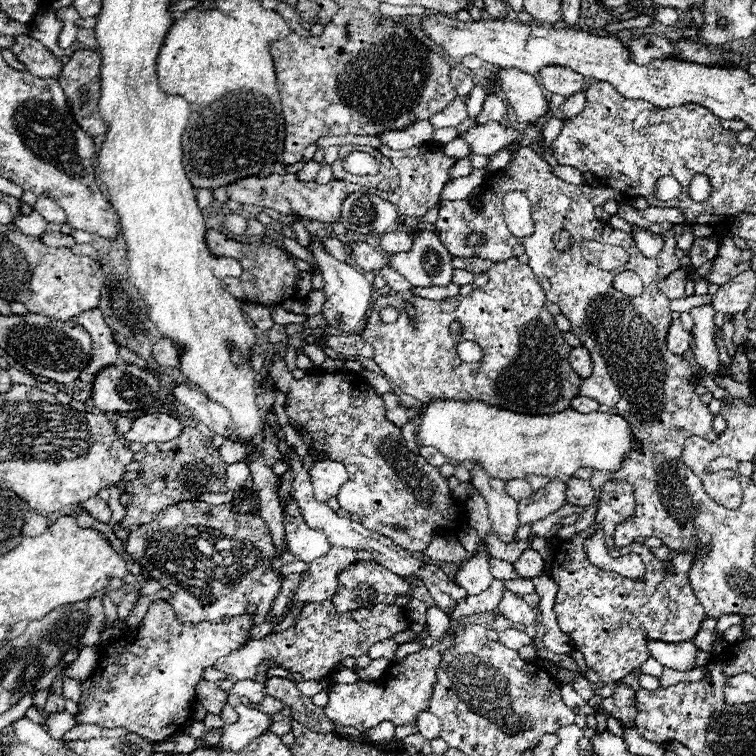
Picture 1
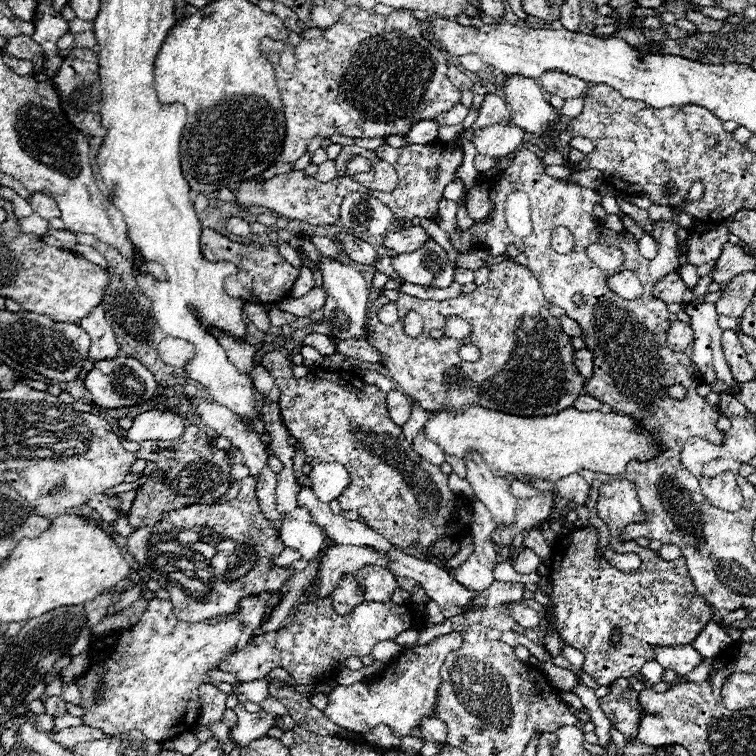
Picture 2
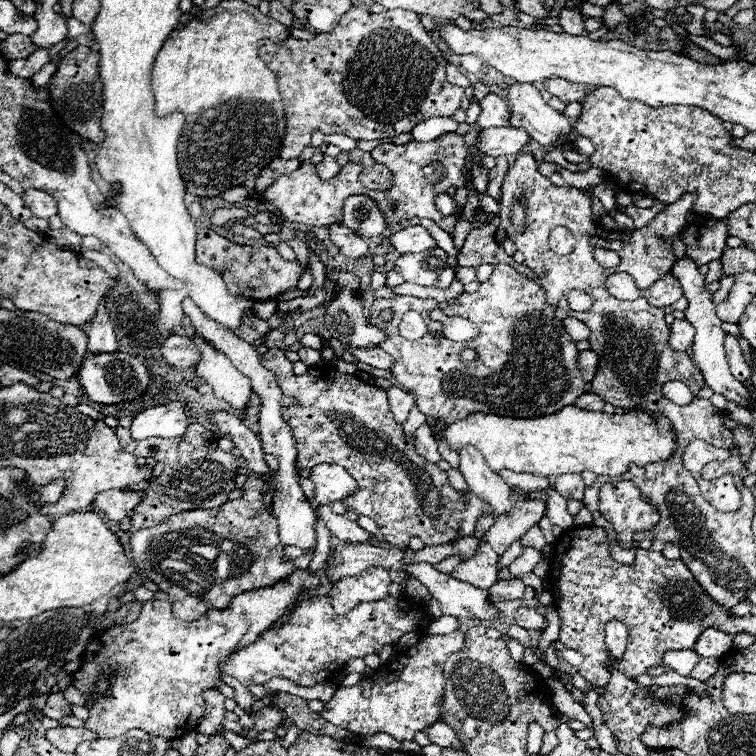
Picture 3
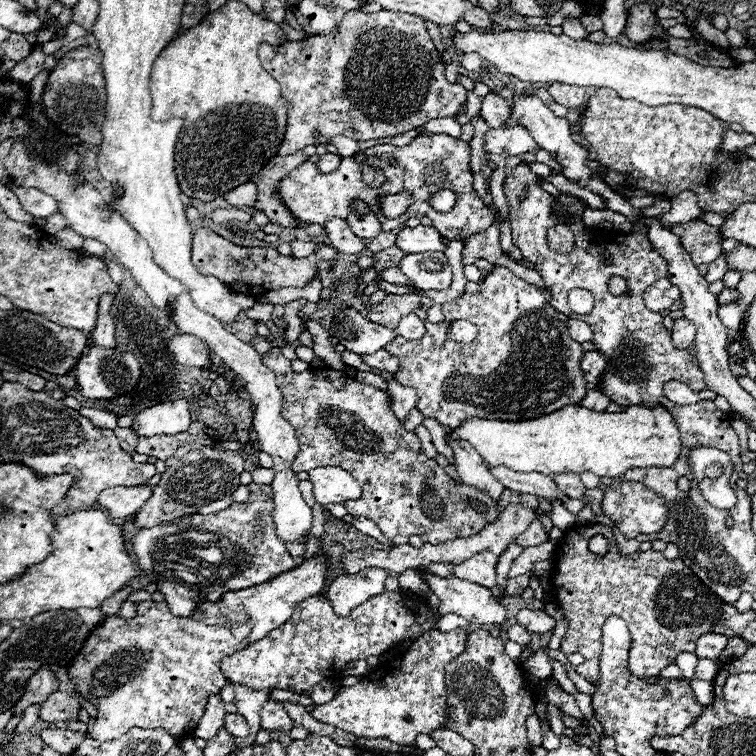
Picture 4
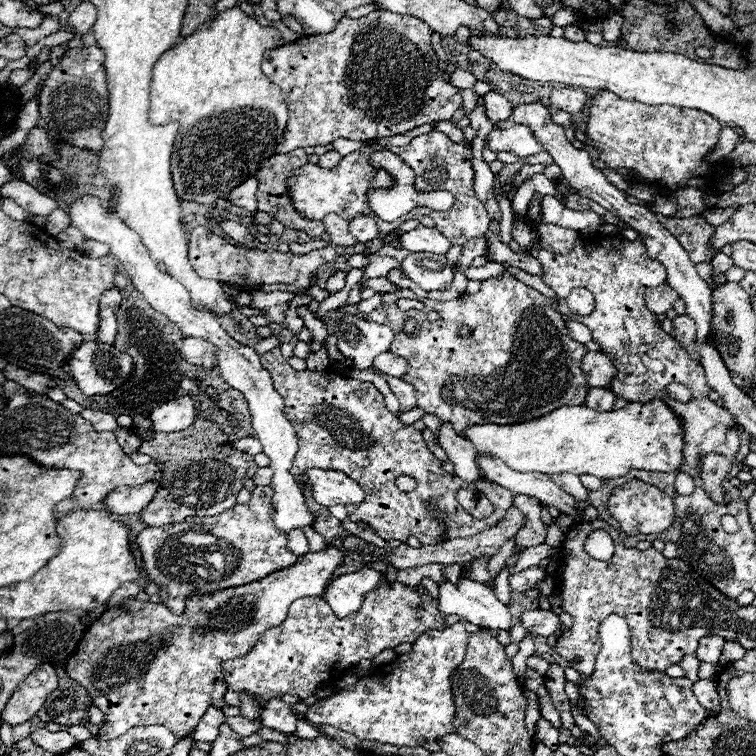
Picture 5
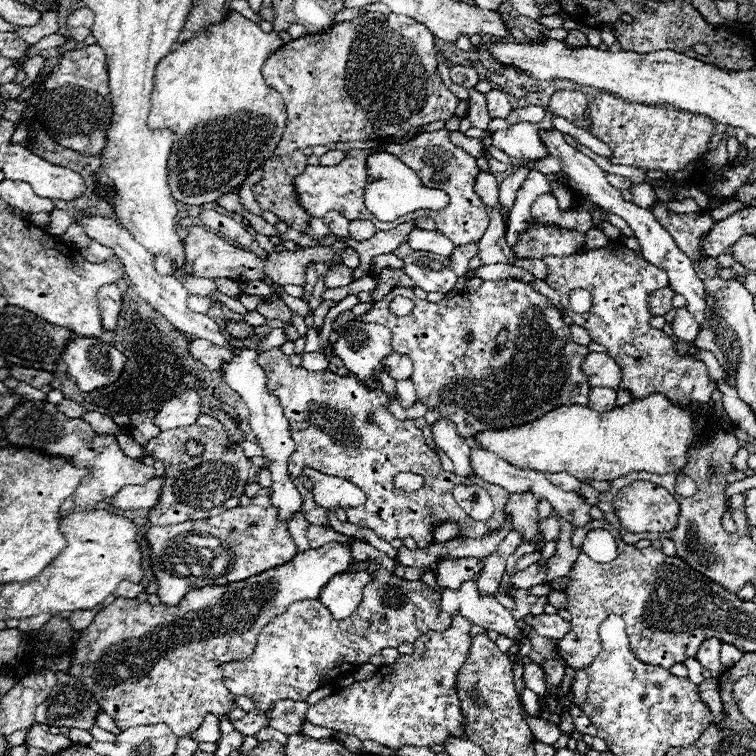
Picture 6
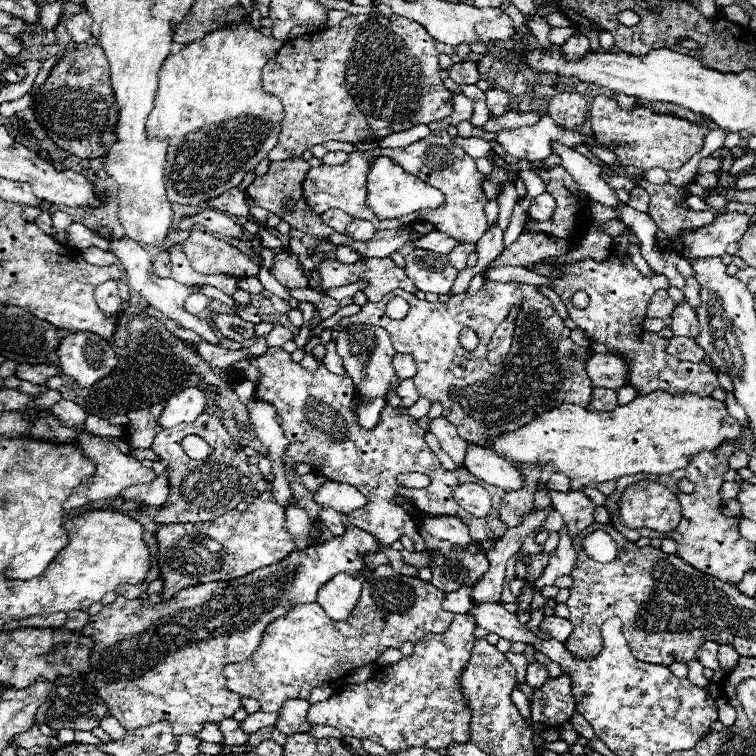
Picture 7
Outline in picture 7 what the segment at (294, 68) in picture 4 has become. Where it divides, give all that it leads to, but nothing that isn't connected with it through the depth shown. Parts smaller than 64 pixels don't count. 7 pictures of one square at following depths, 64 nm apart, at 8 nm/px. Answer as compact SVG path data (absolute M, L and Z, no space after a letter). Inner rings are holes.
M382 14L366 15L350 15L346 16L338 26L332 26L328 30L316 32L316 34L305 34L298 38L290 39L276 54L276 58L268 60L266 66L262 68L262 86L266 94L276 94L276 98L280 98L282 106L284 106L284 122L280 124L280 136L278 136L278 144L276 148L268 154L268 158L272 162L280 162L280 160L288 160L288 158L298 158L302 156L306 150L310 150L314 144L324 144L328 140L336 140L336 142L350 142L350 144L358 144L358 142L372 142L378 138L384 138L392 132L400 132L406 130L410 126L416 124L430 124L434 120L442 120L446 116L452 114L452 94L444 88L442 80L440 80L440 72L438 72L438 52L434 46L434 38L428 36L428 32L424 32L424 28L419 23L402 16L392 14L388 17Z

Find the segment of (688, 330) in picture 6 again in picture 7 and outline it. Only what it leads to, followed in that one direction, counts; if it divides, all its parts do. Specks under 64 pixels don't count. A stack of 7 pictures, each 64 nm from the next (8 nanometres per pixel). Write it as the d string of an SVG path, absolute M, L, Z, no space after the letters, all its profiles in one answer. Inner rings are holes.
M686 300L680 302L680 304L676 304L676 308L672 312L670 330L674 332L674 336L688 336L688 338L696 338L700 334L698 316L692 310L692 306L688 306Z

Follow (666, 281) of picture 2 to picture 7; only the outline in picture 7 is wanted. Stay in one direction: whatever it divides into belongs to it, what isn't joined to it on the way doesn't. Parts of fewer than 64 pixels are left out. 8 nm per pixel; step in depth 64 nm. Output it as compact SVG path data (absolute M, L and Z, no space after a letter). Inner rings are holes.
M658 290L658 292L652 296L650 304L648 304L646 316L648 316L648 318L666 318L666 316L672 314L672 310L674 310L674 302L670 300L668 292L666 292L666 290Z

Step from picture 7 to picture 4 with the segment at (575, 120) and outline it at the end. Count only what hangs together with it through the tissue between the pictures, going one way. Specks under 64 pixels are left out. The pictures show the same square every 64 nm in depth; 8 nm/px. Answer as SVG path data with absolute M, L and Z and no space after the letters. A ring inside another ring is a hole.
M554 82L550 88L548 88L550 96L554 98L554 102L566 106L566 108L582 108L582 104L586 102L586 90L580 88L580 86L568 86L568 84L560 84L560 82Z

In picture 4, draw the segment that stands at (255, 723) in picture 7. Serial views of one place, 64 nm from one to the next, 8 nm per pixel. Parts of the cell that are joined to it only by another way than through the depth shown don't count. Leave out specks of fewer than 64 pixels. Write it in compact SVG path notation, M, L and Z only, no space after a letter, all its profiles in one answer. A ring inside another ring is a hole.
M226 714L226 722L224 726L238 738L246 738L250 734L250 726L248 722L240 716L240 714Z

